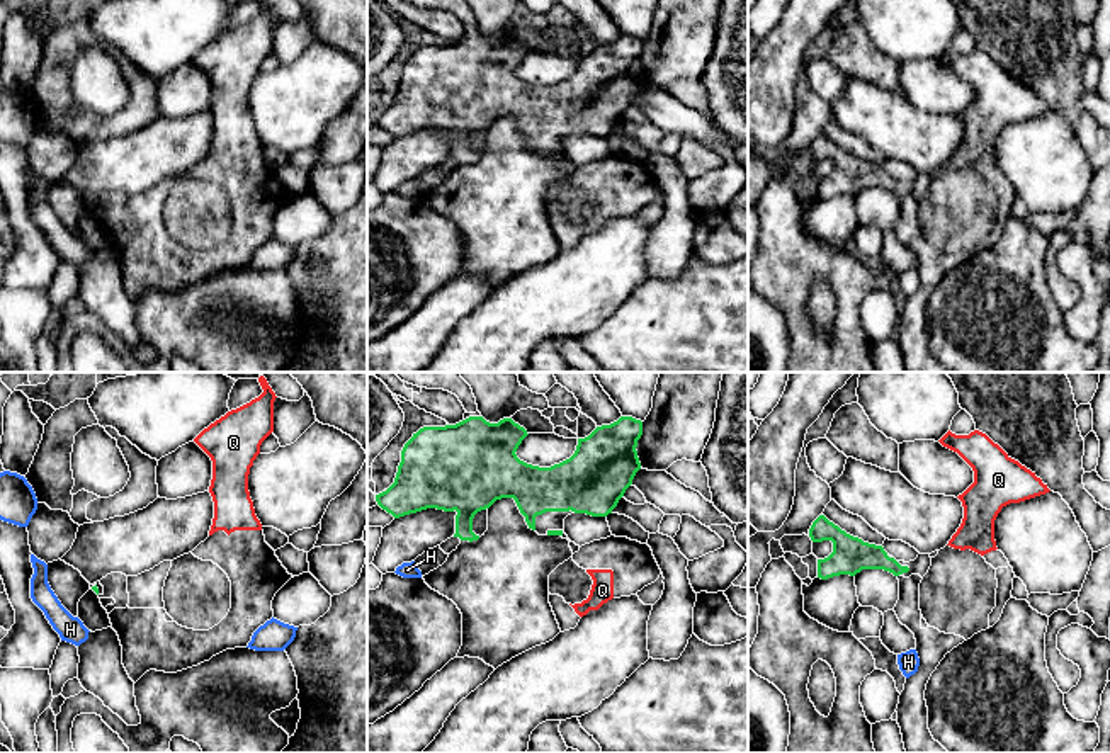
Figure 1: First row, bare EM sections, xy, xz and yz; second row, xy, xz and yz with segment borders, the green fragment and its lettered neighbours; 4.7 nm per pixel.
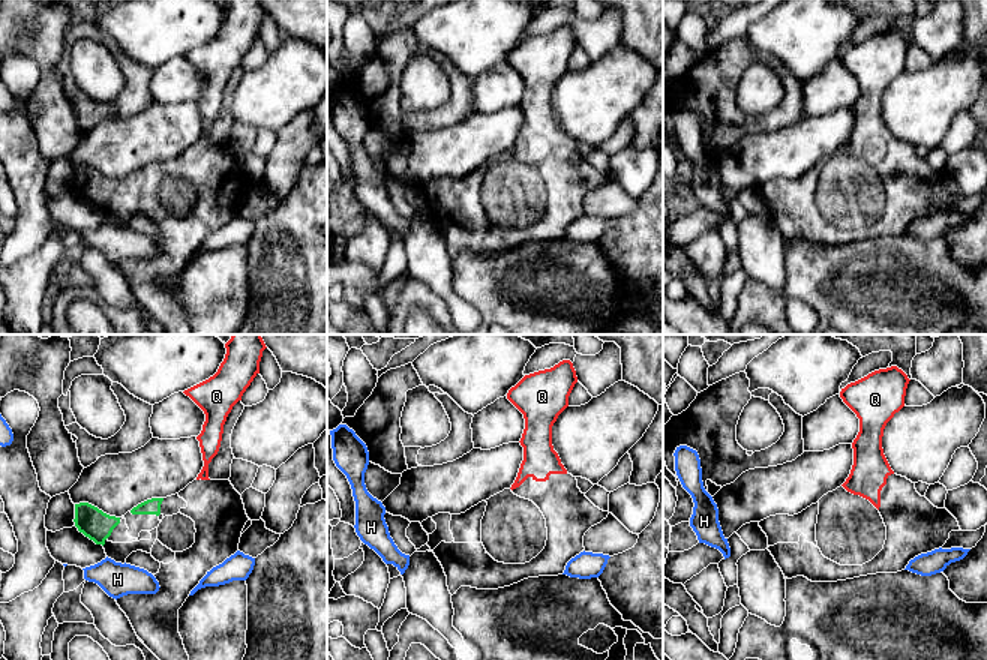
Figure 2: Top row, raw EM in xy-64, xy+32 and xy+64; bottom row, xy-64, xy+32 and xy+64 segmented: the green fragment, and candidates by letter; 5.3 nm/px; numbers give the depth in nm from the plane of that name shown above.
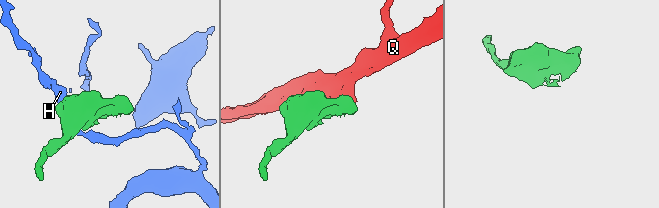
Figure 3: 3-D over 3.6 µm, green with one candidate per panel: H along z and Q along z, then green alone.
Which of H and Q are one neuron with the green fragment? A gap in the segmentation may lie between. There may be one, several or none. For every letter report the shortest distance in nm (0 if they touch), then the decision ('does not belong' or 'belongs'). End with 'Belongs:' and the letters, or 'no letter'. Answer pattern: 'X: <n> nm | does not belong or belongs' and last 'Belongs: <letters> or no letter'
H: 220 nm | does not belong
Q: 200 nm | belongs
Belongs: Q

